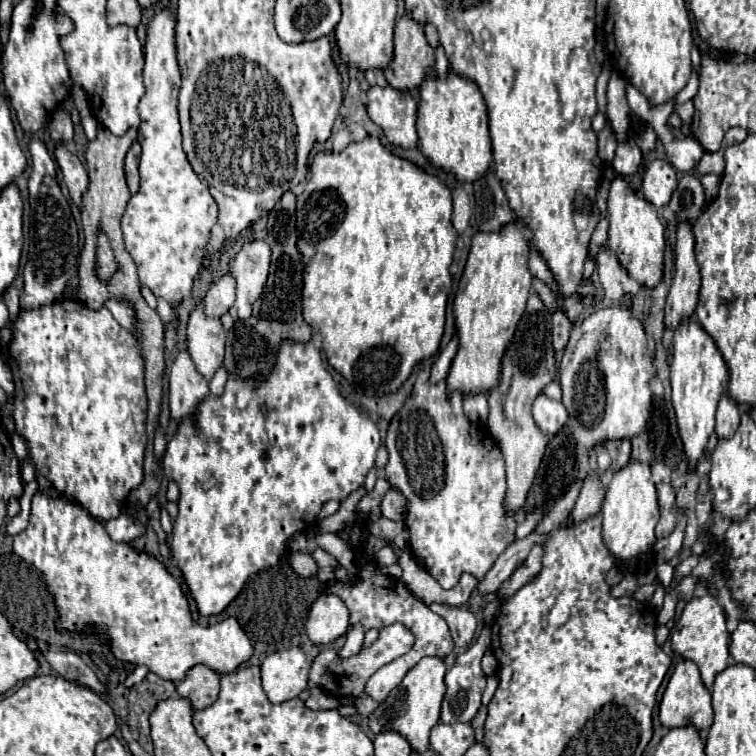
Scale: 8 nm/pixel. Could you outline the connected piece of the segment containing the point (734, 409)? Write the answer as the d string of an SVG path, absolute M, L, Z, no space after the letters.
M722 395L716 411L716 435L718 439L730 439L740 423L740 409L738 405L728 397Z

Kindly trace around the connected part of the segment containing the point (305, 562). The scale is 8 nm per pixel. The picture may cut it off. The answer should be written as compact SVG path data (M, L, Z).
M290 555L288 563L302 577L312 577L318 573L318 563L310 555Z

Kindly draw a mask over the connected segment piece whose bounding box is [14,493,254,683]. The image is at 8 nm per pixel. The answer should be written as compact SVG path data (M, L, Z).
M36 493L32 499L28 527L14 537L14 553L26 563L32 563L34 569L44 575L48 589L60 609L58 629L86 631L96 627L102 637L110 639L112 651L120 661L146 665L162 679L178 683L194 665L206 665L212 671L224 675L246 663L254 653L248 635L242 631L234 617L207 627L194 623L178 581L164 569L158 559L144 551L134 551L128 543L112 541L106 535L102 521L94 519L86 509L68 499L52 499Z

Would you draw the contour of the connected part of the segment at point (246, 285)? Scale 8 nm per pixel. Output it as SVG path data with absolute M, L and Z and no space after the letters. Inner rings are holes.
M264 241L246 243L228 263L228 271L236 281L236 301L230 307L234 319L246 319L252 303L262 293L270 267L270 247Z

